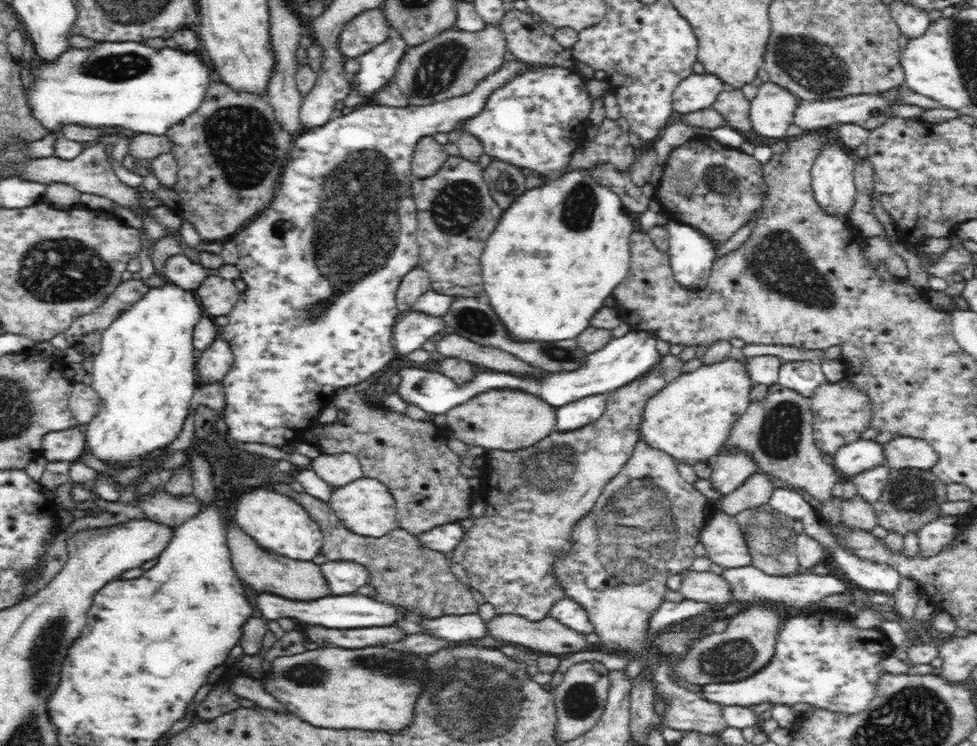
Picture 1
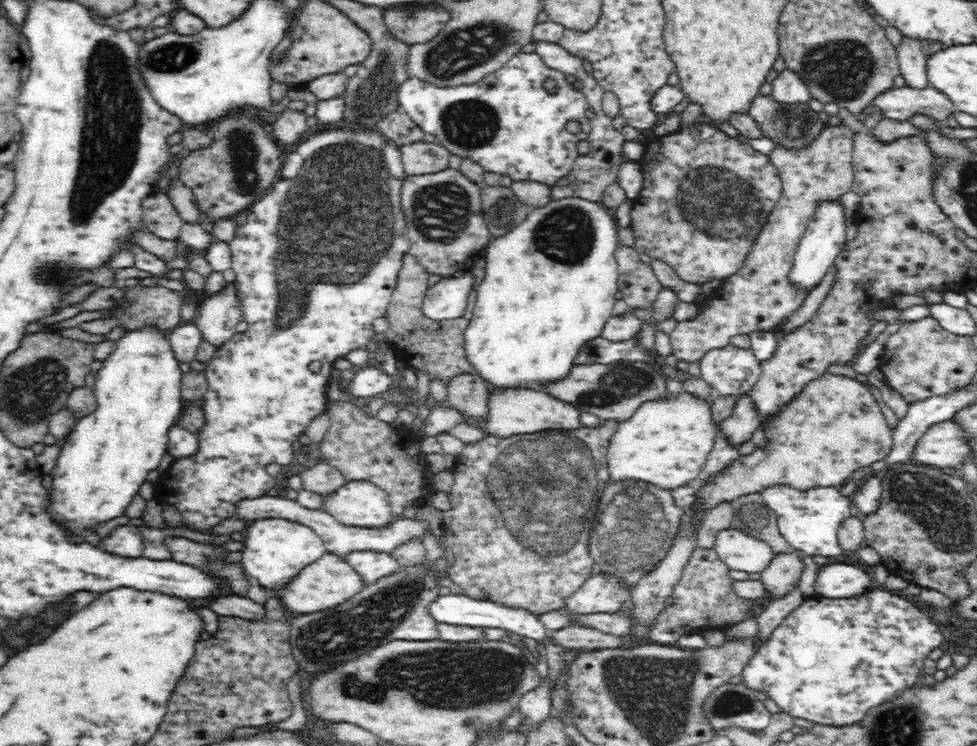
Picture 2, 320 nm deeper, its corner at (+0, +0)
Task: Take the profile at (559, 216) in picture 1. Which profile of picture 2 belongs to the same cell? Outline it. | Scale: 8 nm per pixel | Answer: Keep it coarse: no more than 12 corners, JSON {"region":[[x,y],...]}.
{"region":[[551,200],[486,246],[463,331],[497,389],[563,379],[619,291],[617,222]]}

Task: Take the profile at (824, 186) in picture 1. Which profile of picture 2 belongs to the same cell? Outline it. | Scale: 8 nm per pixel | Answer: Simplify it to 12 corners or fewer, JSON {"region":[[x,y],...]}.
{"region":[[840,202],[821,203],[794,254],[790,282],[810,292],[846,243]]}

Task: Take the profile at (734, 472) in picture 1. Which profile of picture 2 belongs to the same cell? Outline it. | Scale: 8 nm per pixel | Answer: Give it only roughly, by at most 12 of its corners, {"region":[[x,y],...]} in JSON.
{"region":[[748,393],[737,396],[719,429],[738,447],[761,418]]}

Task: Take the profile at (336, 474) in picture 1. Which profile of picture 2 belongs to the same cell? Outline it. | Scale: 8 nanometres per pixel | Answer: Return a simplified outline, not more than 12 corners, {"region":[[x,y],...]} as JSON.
{"region":[[321,462],[299,474],[300,488],[326,496],[347,480]]}

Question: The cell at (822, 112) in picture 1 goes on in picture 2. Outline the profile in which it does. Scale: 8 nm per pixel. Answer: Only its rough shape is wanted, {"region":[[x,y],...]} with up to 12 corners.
{"region":[[894,88],[873,104],[885,118],[926,114],[945,122],[956,110],[939,90]]}

